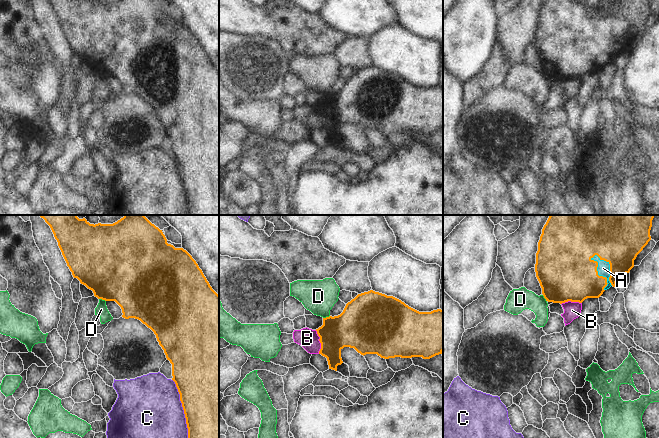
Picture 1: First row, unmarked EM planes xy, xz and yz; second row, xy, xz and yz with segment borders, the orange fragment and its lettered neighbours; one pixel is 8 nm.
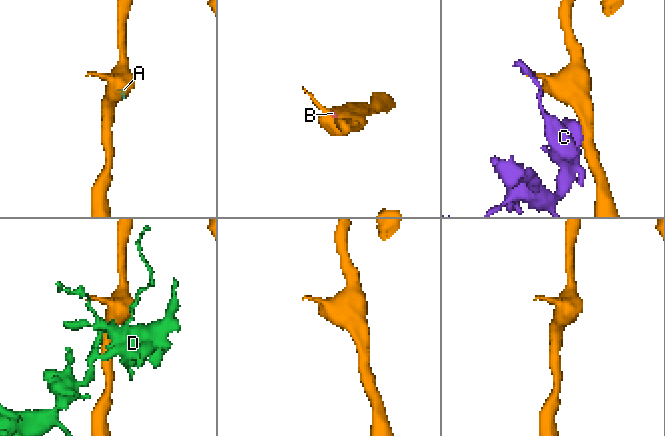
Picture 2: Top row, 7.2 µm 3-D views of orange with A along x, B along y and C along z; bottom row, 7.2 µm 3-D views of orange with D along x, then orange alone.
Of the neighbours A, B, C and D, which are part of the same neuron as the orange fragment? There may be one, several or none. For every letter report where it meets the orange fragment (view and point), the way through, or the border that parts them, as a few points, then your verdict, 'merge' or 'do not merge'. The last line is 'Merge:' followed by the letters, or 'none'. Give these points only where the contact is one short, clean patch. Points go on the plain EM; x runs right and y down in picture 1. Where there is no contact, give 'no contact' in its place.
A: meets orange in yz at (610, 46); merge
B: meets orange in xz at (320, 118); border along xz (315, 106), (319, 113), (319, 129); do not merge
C: meets orange in xy at (183, 185); do not merge
D: meets orange in xy at (102, 75); border along xy (99, 74), (105, 77); do not merge
Merge: A

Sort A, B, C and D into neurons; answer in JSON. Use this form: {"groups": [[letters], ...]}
{"groups": [["A"], ["B"], ["C"], ["D"]]}

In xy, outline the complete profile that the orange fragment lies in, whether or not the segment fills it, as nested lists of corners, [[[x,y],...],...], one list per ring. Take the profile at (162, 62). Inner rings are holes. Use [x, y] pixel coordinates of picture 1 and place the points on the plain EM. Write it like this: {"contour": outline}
{"contour": [[[48,0],[74,54],[92,66],[94,72],[105,77],[115,77],[122,85],[122,93],[140,96],[156,111],[167,136],[172,140],[172,156],[180,170],[188,204],[188,215],[219,215],[219,71],[212,65],[202,46],[183,24],[167,19],[162,6],[154,0]]]}

